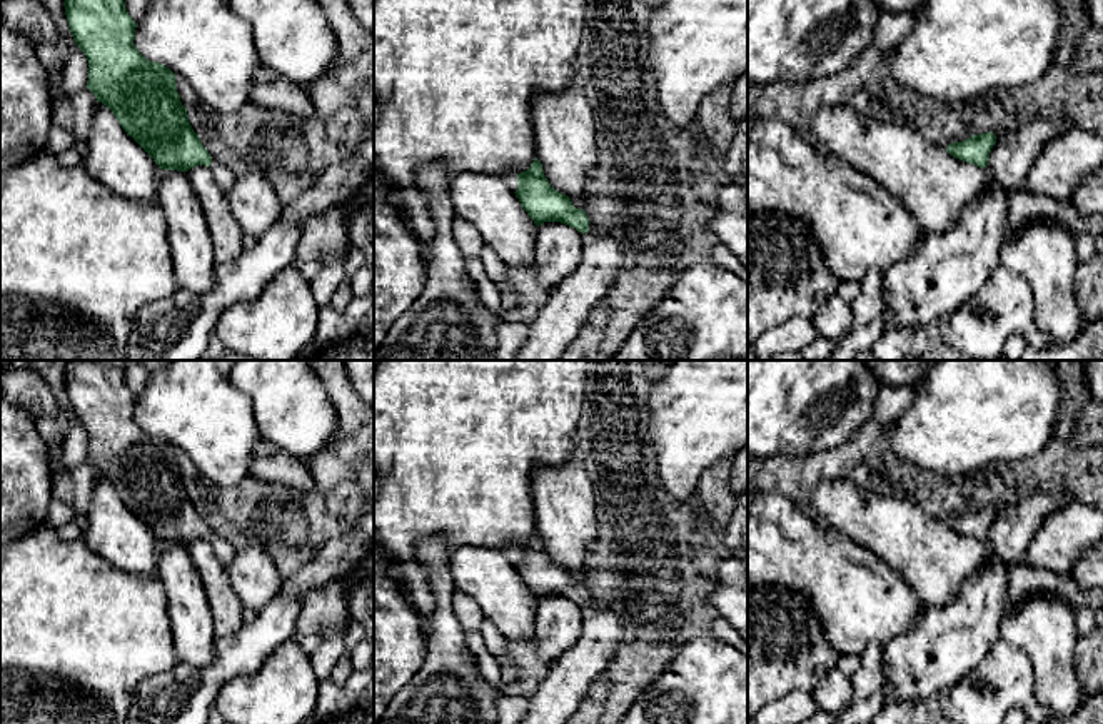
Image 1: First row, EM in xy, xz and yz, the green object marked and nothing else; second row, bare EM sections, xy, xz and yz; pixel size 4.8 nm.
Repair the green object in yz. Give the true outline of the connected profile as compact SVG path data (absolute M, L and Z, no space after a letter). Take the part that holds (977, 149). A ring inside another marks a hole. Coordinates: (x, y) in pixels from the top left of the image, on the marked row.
M986 132L980 135L971 135L963 142L949 143L946 152L951 153L954 158L985 168L988 165L990 152L995 143L996 143L995 133Z

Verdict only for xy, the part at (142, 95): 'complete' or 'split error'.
split error

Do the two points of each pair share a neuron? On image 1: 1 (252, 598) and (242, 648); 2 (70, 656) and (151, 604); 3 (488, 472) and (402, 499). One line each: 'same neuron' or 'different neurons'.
1: different neurons
2: same neuron
3: same neuron

